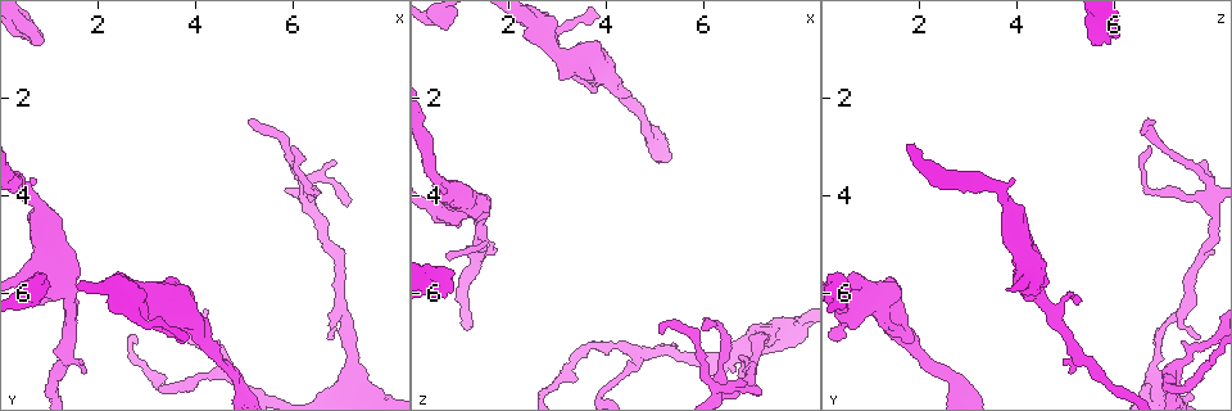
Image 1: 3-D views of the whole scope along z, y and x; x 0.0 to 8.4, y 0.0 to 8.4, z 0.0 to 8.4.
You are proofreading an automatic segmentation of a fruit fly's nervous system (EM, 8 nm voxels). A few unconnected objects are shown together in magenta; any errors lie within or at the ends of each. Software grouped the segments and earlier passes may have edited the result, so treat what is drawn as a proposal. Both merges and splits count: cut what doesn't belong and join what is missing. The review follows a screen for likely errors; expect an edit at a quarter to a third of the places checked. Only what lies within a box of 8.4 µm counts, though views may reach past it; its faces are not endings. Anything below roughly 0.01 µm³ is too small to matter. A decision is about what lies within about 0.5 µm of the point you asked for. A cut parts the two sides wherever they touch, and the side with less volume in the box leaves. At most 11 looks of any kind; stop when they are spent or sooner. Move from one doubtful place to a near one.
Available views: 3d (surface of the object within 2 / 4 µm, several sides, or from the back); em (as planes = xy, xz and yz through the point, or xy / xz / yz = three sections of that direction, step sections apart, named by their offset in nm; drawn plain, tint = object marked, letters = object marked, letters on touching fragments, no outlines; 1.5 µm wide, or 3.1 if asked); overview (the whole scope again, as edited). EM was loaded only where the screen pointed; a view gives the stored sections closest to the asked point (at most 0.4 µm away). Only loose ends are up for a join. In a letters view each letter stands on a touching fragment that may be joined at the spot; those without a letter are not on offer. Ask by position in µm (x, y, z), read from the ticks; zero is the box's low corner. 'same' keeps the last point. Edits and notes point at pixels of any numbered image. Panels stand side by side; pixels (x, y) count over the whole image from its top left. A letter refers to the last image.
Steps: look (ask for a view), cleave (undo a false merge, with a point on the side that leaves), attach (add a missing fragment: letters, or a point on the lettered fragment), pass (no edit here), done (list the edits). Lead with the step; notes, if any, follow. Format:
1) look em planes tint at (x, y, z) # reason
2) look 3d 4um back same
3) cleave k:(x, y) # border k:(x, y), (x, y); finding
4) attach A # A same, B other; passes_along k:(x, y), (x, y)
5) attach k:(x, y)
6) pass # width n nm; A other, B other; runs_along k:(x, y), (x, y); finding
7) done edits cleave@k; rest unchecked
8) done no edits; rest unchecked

look em planes letters at (1.60, 5.40, 4.35) # branch stops here

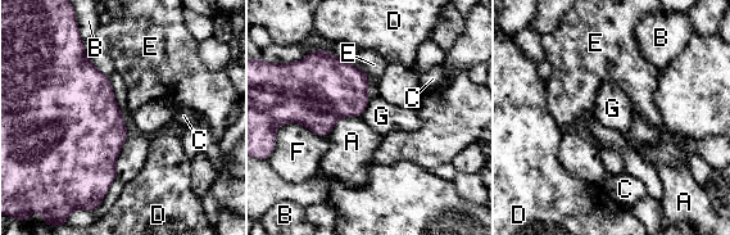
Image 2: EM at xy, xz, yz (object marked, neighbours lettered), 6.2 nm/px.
pass # longest_contact F 300 nm; A other, B other, C other, D other, E other, F other, G other; border 2:(370, 98), (361, 116); none of them fits

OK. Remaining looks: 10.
look 3d 2um at (0.85, 0.90, 5.65) # thick end

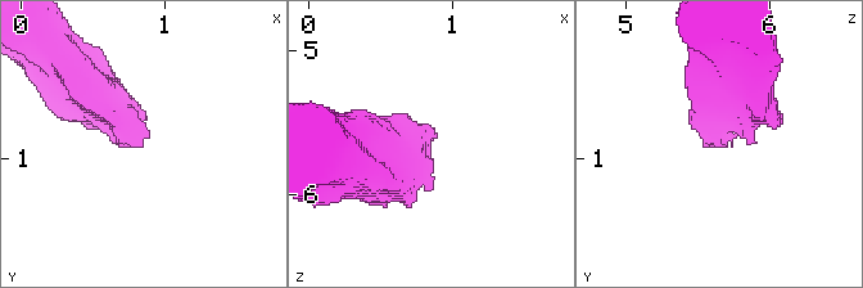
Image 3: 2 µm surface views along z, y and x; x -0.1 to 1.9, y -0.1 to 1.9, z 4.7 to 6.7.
look em xy step 8 letters at (0.84, 0.94, 5.70)

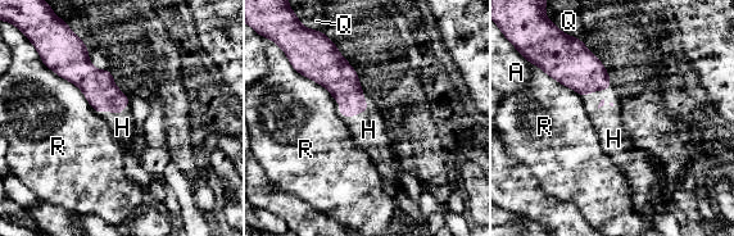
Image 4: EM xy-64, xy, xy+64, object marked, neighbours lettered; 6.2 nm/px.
look em yz step 4 letters same # cut it another way

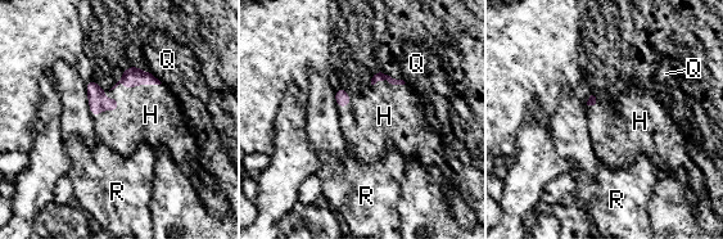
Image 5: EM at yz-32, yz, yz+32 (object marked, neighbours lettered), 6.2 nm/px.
attach H # H same, Q other, R other; passes_along 5:(95, 94), (105, 90), (140, 109); it goes on there

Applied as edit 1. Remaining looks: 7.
look overview # see it whole again

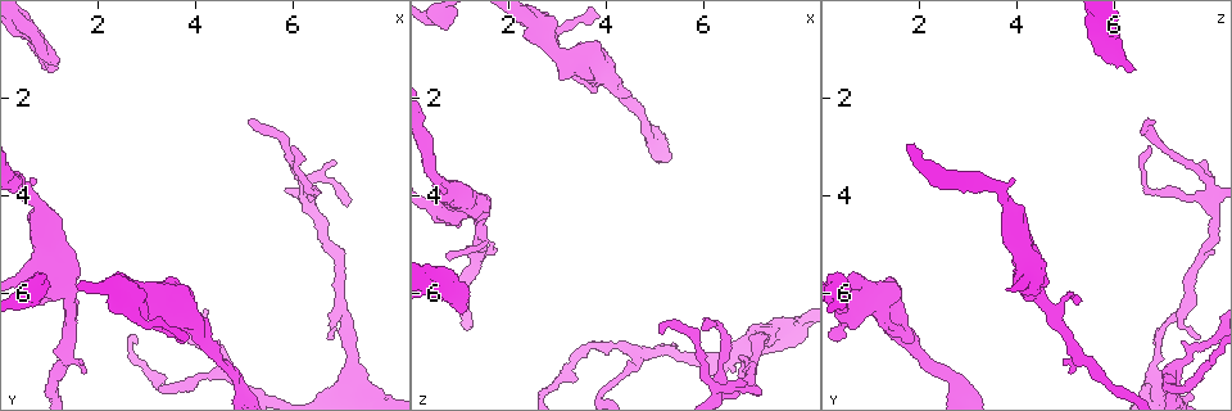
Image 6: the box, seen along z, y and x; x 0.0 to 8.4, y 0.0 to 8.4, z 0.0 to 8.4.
look 3d 4um back at (7.35, 7.95, 6.75) # three arms meet

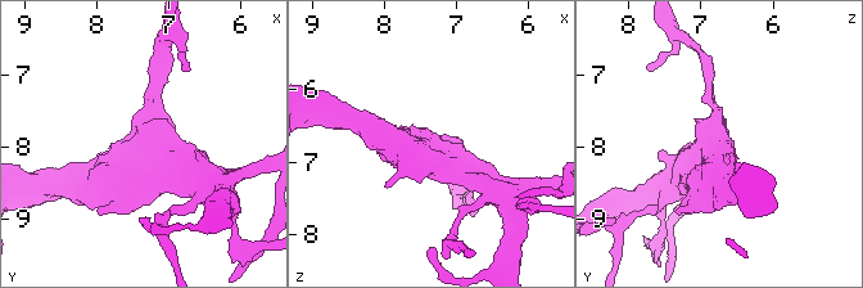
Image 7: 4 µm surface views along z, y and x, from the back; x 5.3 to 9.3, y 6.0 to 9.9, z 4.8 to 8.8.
look em xz step 4 letters at (7.35, 7.95, 6.80) # arms 3; arm_widths 180, 420, 480 nm; need the tissue

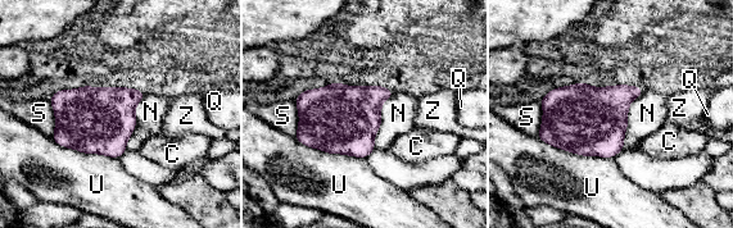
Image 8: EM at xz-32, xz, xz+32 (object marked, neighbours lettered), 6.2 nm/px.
pass # longest_contact U 500 nm; C other, N other, Q other, S other, U other, Z other; border 8:(643, 91), (629, 104), (623, 147); one neuron here

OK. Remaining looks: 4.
look em xz step 4 letters at (6.90, 3.30, 7.90) # free end

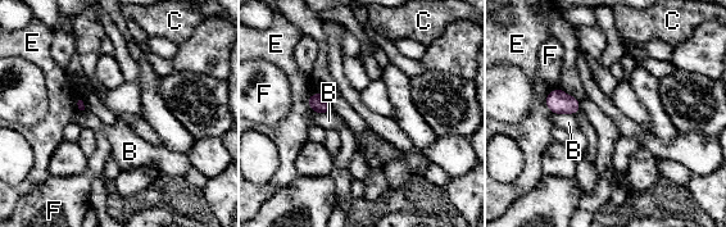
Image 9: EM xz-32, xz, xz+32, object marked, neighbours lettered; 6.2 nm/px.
look em planes letters same

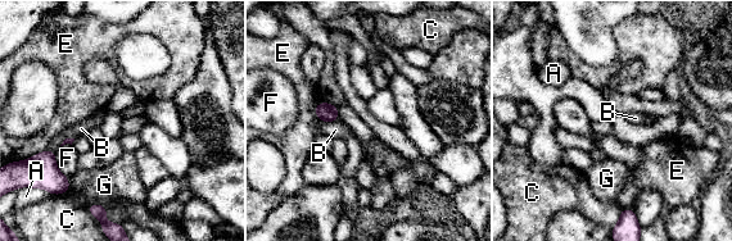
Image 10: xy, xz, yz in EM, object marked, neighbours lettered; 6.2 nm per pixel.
pass # longest_contact E 220 nm; A other, B other, C other, E other, F other, G other; border 10:(338, 118), (330, 122), (321, 122); no lettered fragment goes on from it

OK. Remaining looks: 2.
done edits attach@5; rest unchecked

